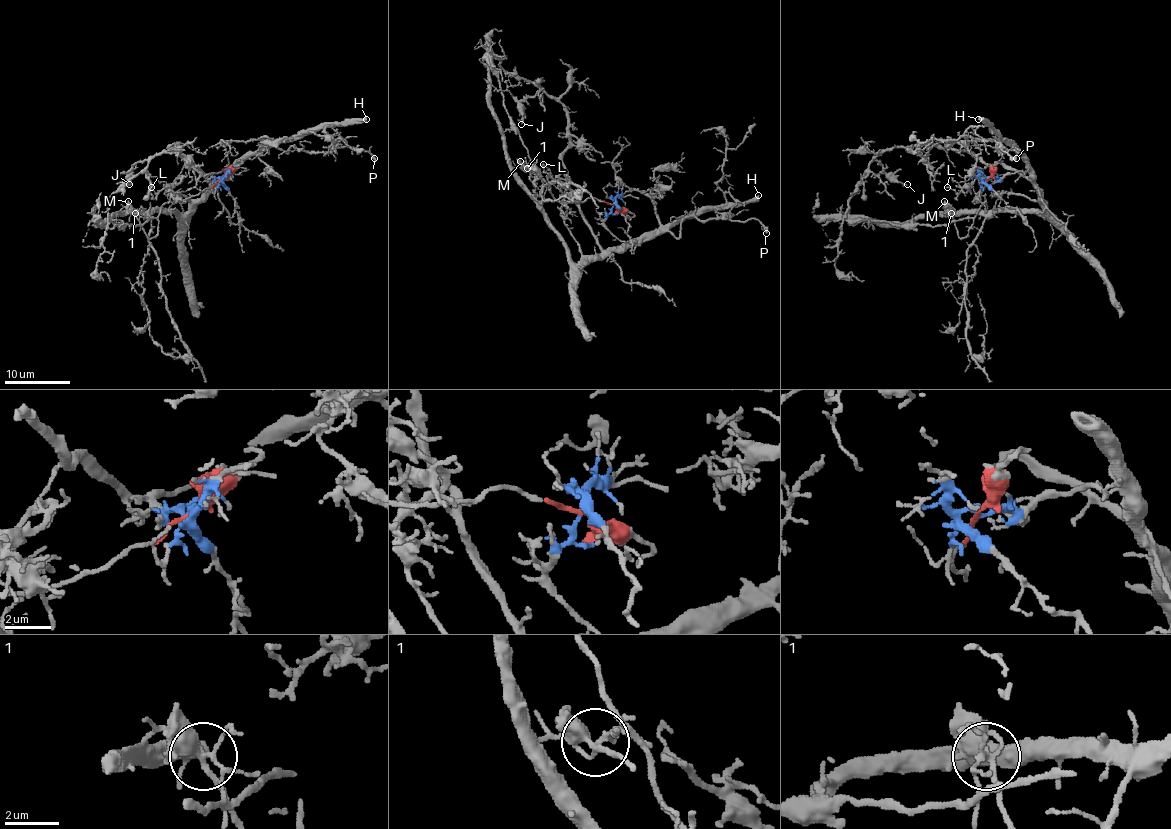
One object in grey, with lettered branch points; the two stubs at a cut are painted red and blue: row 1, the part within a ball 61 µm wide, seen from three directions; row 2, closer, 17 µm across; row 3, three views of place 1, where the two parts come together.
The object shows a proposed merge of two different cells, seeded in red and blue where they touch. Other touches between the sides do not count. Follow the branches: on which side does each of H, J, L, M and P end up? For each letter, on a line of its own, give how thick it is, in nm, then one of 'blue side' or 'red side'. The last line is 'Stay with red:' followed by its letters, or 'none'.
H: 440 nm thick; blue side
J: 120 nm thick; blue side
L: 150 nm thick; blue side
M: 480 nm thick; red side
P: 400 nm thick; blue side
Stay with red: M

